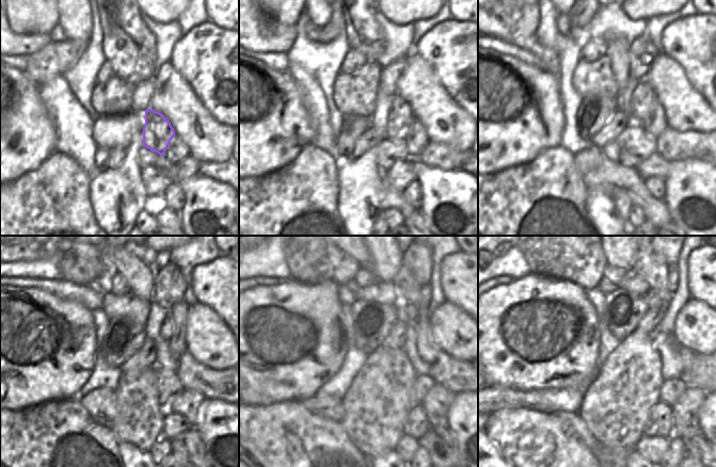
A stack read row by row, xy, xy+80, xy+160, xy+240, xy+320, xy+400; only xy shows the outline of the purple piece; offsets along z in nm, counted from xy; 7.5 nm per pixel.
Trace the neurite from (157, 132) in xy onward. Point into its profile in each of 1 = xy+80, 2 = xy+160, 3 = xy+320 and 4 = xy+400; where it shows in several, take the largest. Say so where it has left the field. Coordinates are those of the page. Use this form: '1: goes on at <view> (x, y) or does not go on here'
1: goes on at xy+80 (400, 116)
2: goes on at xy+160 (642, 96)
3: goes on at xy+320 (412, 317)
4: goes on at xy+400 (655, 296)

